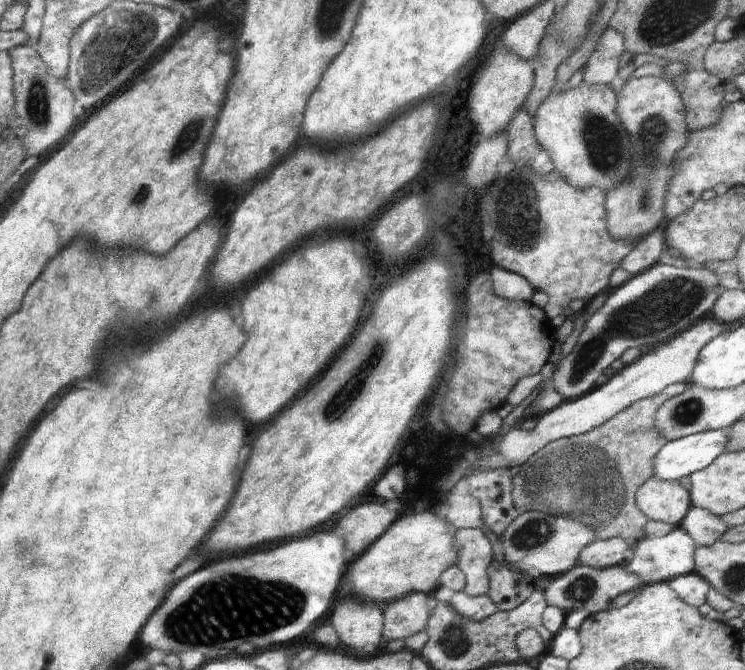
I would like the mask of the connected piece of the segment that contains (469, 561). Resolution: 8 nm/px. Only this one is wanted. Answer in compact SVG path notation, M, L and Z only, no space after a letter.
M480 527L456 529L454 544L458 548L457 567L464 573L464 591L470 596L487 594L490 580L488 565L494 559L494 548Z

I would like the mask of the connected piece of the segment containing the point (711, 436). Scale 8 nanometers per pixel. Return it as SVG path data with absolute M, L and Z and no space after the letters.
M727 429L706 430L668 441L654 457L658 480L680 480L712 464L727 450Z

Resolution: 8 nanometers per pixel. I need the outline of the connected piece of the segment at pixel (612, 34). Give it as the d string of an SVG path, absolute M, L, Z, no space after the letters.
M608 26L601 34L594 51L584 66L583 82L586 84L611 84L617 82L620 56L626 50L625 36L617 27Z

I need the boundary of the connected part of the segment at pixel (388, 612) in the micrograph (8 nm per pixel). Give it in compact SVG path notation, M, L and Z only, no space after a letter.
M410 592L402 599L385 604L385 636L389 640L406 640L426 628L429 622L428 595Z

